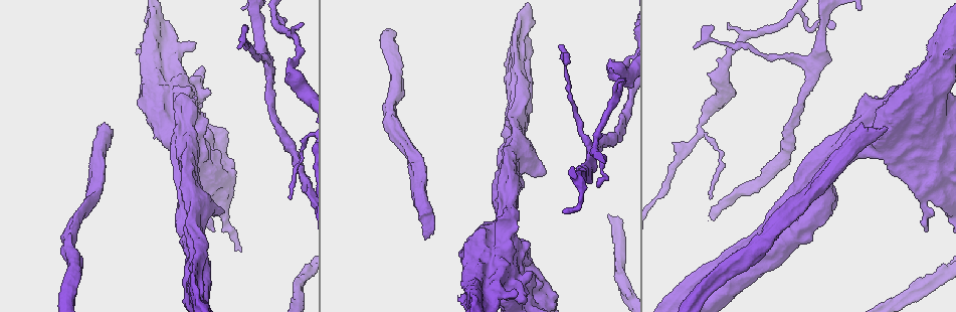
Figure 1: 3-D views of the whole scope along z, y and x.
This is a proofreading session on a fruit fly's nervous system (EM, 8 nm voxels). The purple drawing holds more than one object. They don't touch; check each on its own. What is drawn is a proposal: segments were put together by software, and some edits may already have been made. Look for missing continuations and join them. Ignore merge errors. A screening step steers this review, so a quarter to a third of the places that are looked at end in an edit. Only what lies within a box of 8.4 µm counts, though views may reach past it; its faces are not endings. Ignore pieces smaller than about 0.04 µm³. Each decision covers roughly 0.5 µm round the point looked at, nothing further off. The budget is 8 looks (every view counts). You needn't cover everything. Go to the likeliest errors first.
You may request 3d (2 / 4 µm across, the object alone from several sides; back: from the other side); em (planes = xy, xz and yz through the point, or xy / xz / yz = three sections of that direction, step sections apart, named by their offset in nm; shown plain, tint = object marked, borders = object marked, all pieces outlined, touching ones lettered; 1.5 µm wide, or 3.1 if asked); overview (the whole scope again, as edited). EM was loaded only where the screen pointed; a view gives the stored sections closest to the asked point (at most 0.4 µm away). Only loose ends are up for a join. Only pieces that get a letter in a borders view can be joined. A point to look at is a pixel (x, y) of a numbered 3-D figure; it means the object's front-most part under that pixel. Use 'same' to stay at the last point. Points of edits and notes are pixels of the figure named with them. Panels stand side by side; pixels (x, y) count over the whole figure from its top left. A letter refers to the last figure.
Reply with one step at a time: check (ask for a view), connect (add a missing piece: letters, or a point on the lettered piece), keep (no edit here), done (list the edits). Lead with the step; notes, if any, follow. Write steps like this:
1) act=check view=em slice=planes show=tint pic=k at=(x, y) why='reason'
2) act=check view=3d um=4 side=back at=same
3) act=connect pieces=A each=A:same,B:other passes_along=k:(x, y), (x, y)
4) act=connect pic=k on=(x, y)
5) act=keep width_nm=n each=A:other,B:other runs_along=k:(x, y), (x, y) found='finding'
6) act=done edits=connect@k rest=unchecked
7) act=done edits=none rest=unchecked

act=check view=3d um=4 pic=1 at=(292, 198) why='free end'

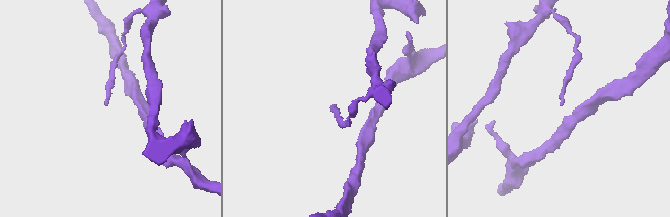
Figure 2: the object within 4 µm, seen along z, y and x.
act=check view=em slice=planes show=borders pic=2 at=(329, 107) why='shape alone is not enough'

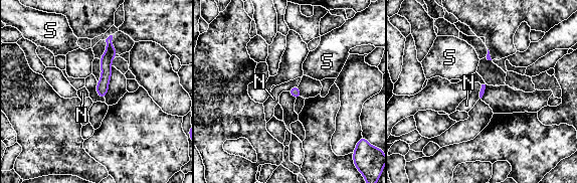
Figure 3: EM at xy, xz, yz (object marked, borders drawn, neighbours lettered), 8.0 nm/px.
act=keep each=N:other,S:other border=3:(297, 85), (287, 90) found='none of them fits'

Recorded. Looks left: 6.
act=check view=em slice=xz step=4 show=tint pic=1 at=(560, 46) why='branch stops here'

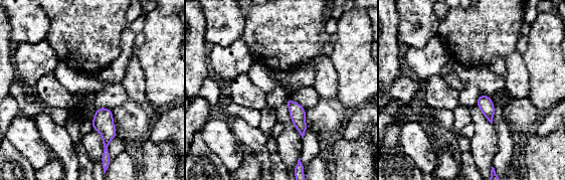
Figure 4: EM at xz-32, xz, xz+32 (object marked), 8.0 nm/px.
act=check view=em slice=xz step=4 show=borders at=same

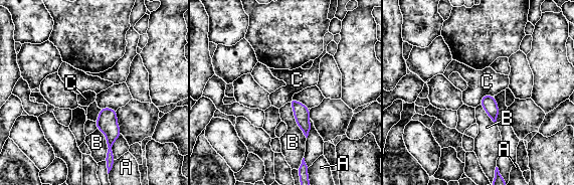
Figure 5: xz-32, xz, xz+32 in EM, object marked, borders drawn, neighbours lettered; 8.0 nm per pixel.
act=keep longest_contact=B:320nm each=A:other,B:other,C:other found='no lettered piece goes on from it'

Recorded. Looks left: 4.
act=check view=3d um=2 pic=1 at=(800, 163) why='an open end'

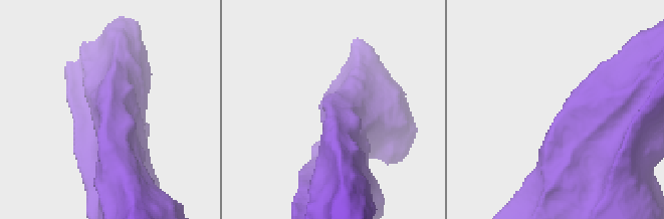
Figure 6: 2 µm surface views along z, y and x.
act=check view=em slice=planes show=borders pic=6 at=(564, 111)

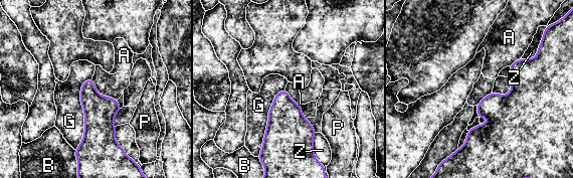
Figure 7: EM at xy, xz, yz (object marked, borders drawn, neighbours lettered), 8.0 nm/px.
act=keep each=A:other,B:other,G:other,P:other,Z:other border=7:(91, 77), (81, 85), (75, 150) found='none of them fits'

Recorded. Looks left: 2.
act=done edits=none rest=unchecked

